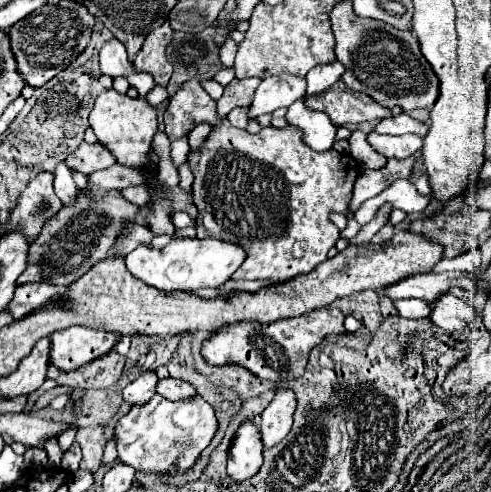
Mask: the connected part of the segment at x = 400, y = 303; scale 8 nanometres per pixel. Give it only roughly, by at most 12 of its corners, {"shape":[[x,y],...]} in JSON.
{"shape":[[396,300],[404,318],[430,318],[430,302]]}

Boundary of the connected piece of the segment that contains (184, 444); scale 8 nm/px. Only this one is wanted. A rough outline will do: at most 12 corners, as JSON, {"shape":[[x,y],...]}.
{"shape":[[194,396],[134,406],[114,428],[118,458],[184,474],[218,430]]}

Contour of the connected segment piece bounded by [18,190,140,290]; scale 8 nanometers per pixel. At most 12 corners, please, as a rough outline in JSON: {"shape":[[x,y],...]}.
{"shape":[[78,194],[30,246],[18,286],[70,286],[112,248],[138,206]]}

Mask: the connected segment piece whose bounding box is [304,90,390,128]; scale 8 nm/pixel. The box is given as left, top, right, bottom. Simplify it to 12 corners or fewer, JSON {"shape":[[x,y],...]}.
{"shape":[[348,90],[306,96],[308,110],[330,116],[336,128],[382,120],[390,110]]}

